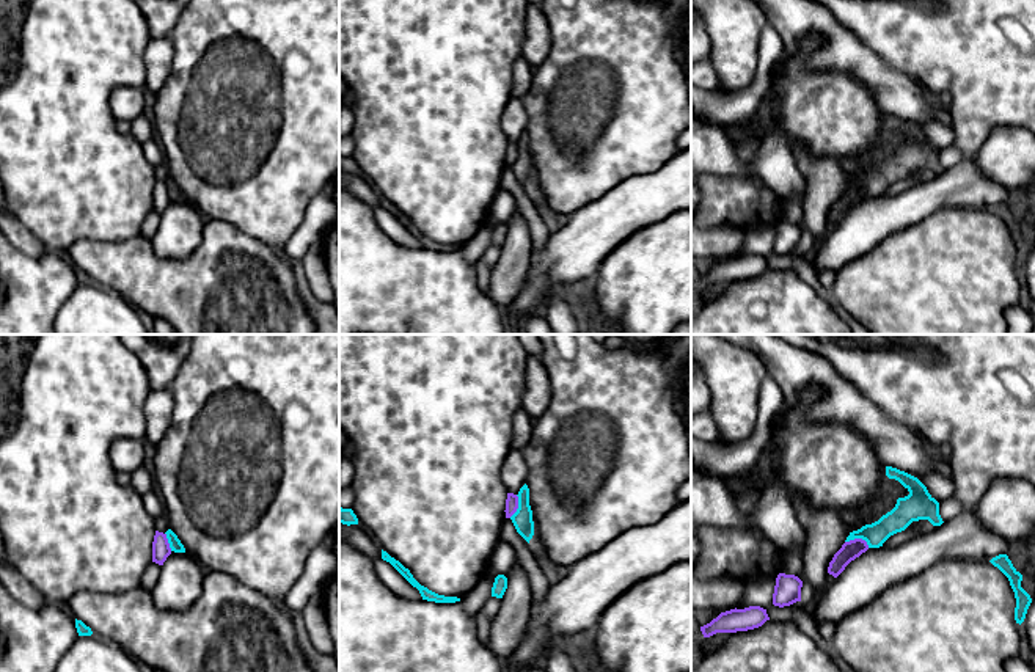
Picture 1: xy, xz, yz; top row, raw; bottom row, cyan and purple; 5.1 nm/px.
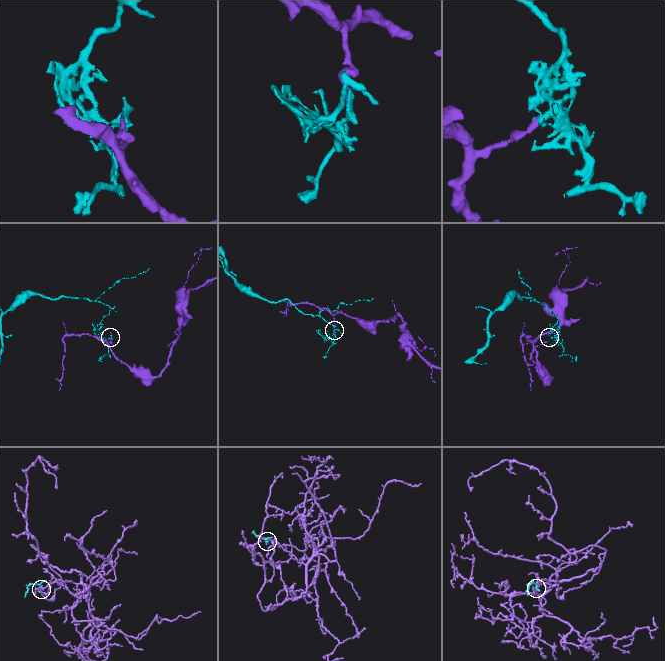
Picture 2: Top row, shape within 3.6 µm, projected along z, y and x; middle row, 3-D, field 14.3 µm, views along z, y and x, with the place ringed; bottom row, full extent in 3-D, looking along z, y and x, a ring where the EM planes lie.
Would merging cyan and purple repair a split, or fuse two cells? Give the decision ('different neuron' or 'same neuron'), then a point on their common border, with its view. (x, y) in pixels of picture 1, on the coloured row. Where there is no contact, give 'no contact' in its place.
different neuron; meets cyan in yz at (858, 537)

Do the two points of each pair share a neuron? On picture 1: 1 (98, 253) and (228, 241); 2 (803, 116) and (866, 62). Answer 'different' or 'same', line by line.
1: same
2: different

